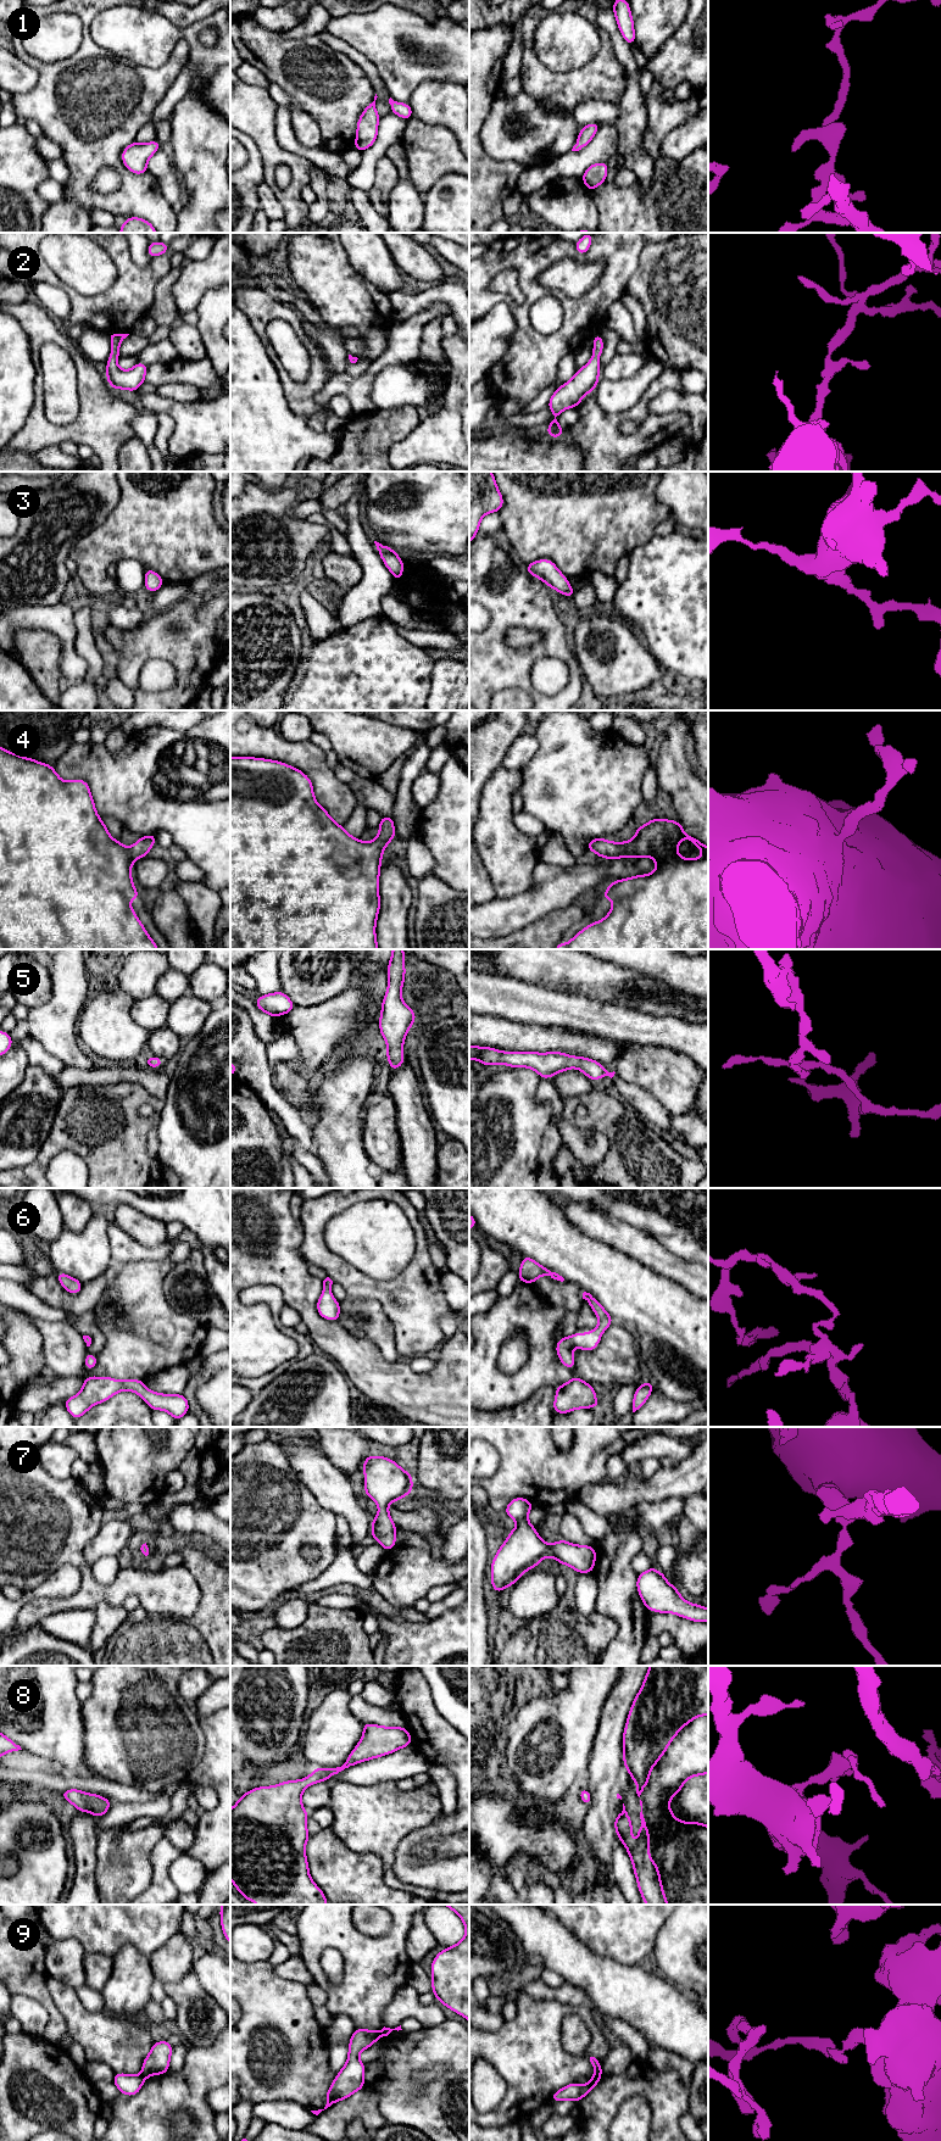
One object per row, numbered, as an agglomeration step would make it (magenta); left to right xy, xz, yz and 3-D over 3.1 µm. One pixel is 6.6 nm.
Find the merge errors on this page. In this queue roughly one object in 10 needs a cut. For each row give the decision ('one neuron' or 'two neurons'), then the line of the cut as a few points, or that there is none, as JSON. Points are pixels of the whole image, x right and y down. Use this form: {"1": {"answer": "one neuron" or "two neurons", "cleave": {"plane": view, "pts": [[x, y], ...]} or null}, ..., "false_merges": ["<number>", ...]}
{"1": {"answer": "one neuron", "cleave": null}, "2": {"answer": "one neuron", "cleave": null}, "3": {"answer": "one neuron", "cleave": null}, "4": {"answer": "one neuron", "cleave": null}, "5": {"answer": "one neuron", "cleave": null}, "6": {"answer": "one neuron", "cleave": null}, "7": {"answer": "one neuron", "cleave": null}, "8": {"answer": "one neuron", "cleave": null}, "9": {"answer": "two neurons", "cleave": {"plane": "yz", "pts": [[601, 2074], [594, 2077]]}}, "false_merges": ["9"]}

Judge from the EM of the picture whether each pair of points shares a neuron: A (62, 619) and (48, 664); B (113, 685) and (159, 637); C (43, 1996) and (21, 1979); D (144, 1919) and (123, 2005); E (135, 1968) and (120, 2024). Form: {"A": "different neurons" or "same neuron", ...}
{"A": "different neurons", "B": "different neurons", "C": "same neuron", "D": "different neurons", "E": "different neurons"}

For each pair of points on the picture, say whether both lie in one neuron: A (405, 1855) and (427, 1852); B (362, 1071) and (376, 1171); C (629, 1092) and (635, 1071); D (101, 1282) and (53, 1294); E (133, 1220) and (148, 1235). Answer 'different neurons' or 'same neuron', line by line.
A: different neurons
B: different neurons
C: different neurons
D: same neuron
E: same neuron

